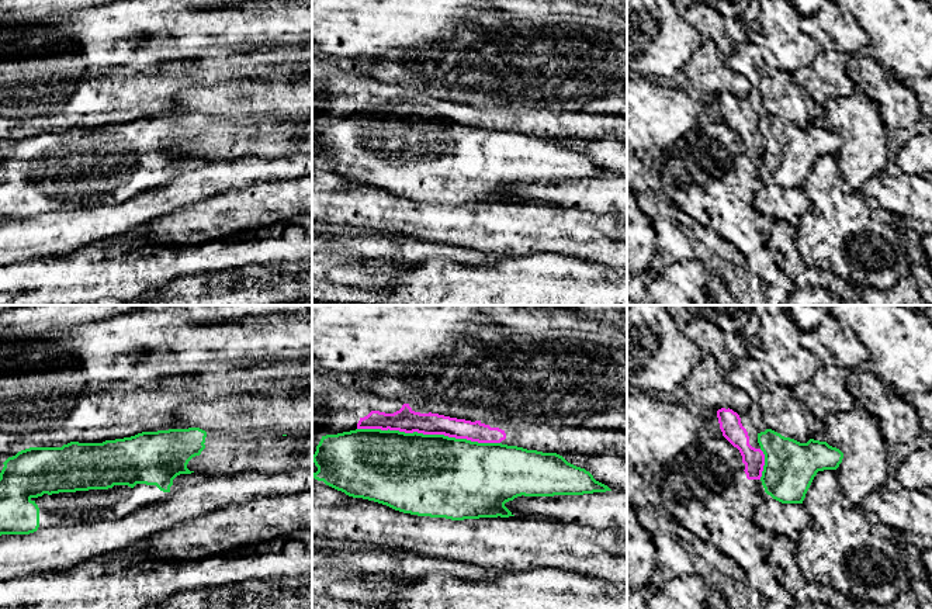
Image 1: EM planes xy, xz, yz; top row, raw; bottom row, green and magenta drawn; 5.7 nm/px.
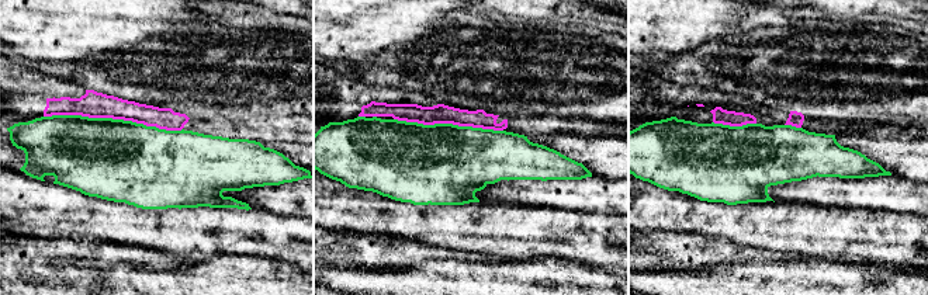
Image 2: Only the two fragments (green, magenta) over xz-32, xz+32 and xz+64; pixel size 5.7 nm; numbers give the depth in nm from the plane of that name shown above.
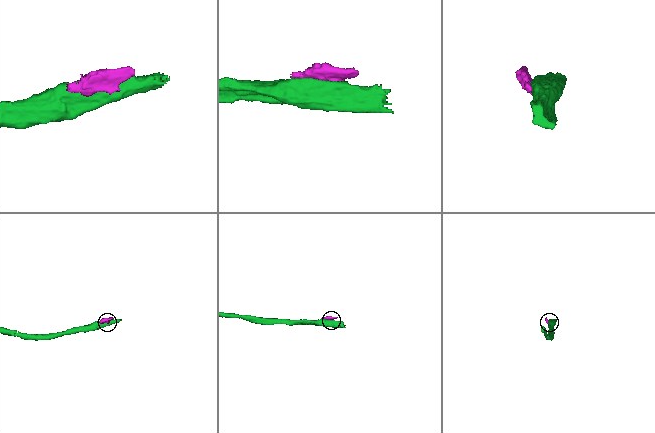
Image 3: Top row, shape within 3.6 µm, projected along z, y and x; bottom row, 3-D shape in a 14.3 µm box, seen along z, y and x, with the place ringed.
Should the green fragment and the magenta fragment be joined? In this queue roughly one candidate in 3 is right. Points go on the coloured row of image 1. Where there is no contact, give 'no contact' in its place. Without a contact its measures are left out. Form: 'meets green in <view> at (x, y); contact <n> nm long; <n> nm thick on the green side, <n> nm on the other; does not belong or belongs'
meets green in xz at (429, 435); contact 800 nm long; 480 nm thick on the green side, 140 nm on the other; does not belong

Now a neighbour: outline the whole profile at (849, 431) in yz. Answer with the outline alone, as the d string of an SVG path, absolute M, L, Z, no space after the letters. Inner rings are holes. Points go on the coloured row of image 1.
M855 405L852 411L831 412L821 428L827 443L843 453L842 463L835 470L843 504L860 506L888 478L890 446L877 421L860 405Z

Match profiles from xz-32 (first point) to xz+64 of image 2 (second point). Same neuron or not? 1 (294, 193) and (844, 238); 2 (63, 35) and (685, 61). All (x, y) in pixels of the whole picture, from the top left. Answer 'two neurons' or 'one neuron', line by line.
1: two neurons
2: two neurons

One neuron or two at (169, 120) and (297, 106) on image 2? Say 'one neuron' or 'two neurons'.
two neurons

